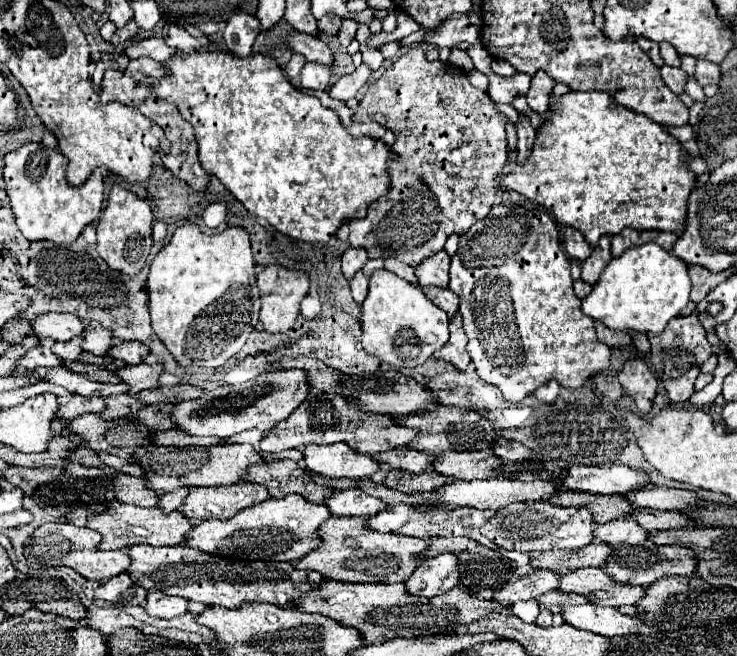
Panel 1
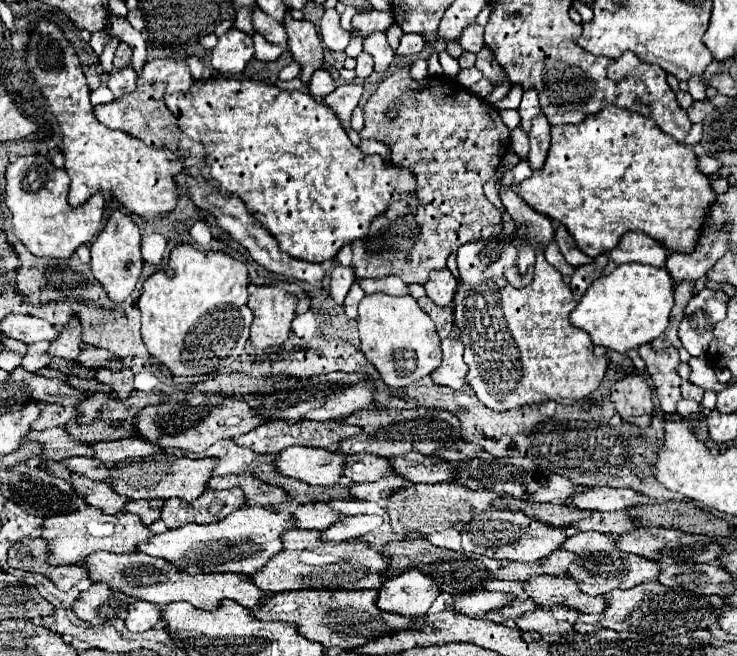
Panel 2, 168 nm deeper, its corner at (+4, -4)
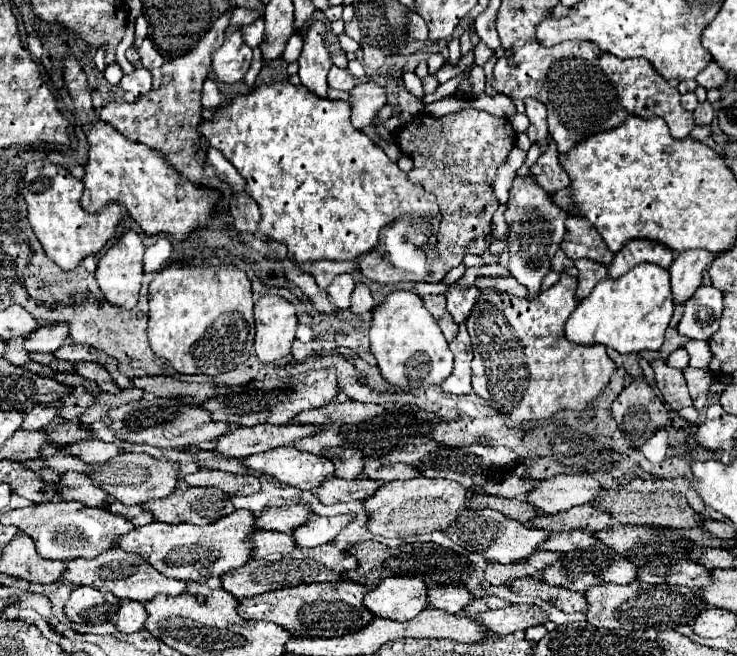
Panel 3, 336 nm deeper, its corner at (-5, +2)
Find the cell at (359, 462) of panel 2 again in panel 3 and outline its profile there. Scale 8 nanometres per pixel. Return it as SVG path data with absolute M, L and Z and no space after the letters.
M322 450L324 458L330 458L334 462L334 478L344 478L344 480L354 480L362 474L364 466L364 454L358 450Z

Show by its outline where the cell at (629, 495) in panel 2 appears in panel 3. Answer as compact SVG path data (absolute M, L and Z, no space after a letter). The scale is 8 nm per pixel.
M556 474L534 486L526 502L542 514L556 514L586 504L602 492L598 482L586 474Z

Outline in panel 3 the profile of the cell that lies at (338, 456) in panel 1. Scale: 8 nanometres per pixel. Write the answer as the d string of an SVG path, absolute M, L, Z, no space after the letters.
M292 446L252 454L248 458L242 458L240 462L250 470L268 474L278 482L300 490L314 490L334 472L334 464L328 458L300 452Z

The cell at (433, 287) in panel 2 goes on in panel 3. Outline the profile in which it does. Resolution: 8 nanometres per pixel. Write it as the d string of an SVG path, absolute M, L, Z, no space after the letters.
M452 286L450 288L450 292L446 294L446 300L448 300L448 312L452 314L456 324L462 324L468 320L474 304L478 302L478 296L480 296L480 292L474 286L470 286L470 288Z

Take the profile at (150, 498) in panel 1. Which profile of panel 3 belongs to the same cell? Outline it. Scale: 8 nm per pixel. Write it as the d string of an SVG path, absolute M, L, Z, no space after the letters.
M80 472L62 474L56 492L66 502L74 500L74 502L82 502L84 506L90 506L90 508L104 506L106 500L108 500L106 492L100 490L98 486L94 486L92 480L86 474L80 474Z

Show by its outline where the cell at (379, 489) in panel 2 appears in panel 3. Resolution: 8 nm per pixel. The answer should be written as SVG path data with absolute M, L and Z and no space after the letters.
M326 478L322 486L318 486L312 494L322 504L338 504L348 500L364 500L374 494L374 490L382 482L374 482L368 478L356 478L356 480L338 480L338 478Z

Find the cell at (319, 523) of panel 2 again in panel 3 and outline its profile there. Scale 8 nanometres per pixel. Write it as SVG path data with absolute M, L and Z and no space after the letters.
M278 504L278 506L272 506L270 510L264 508L254 518L254 526L258 526L258 530L274 530L274 532L286 532L288 534L290 530L296 530L298 526L308 522L310 518L312 518L312 512L308 506Z

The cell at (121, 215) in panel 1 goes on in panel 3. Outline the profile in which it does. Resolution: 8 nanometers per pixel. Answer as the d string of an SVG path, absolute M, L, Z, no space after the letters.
M128 230L124 236L98 260L98 270L96 270L96 282L112 306L120 306L124 310L132 310L138 302L138 292L142 284L142 256L144 256L144 244L142 238L134 232Z

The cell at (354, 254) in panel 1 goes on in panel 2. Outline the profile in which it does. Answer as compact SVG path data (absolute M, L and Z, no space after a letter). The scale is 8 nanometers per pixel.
M337 264L333 274L331 274L331 284L329 284L329 292L331 292L331 296L337 304L343 304L343 300L345 300L345 296L347 296L353 282L355 282L353 266Z

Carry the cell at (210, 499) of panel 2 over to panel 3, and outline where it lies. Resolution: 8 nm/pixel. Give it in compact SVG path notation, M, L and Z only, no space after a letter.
M186 488L176 490L160 500L142 504L158 522L166 524L210 524L234 512L230 498L218 488Z

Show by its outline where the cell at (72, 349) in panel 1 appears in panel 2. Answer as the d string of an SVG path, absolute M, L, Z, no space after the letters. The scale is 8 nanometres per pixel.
M37 342L37 344L31 344L29 346L29 352L25 354L23 358L23 368L25 370L31 370L31 372L37 372L41 370L43 366L47 366L51 362L51 356L49 356L49 342Z

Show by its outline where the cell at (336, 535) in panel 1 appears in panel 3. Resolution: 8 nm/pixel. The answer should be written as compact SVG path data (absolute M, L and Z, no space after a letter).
M258 530L250 542L254 542L254 558L246 562L246 566L240 566L238 570L230 570L230 574L222 576L222 588L228 594L234 594L236 598L246 598L278 588L290 588L298 584L310 584L310 582L338 582L342 580L342 574L346 570L354 570L358 562L354 556L348 556L340 548L332 544L322 544L316 548L298 548L294 546L292 534L284 532L268 532Z

